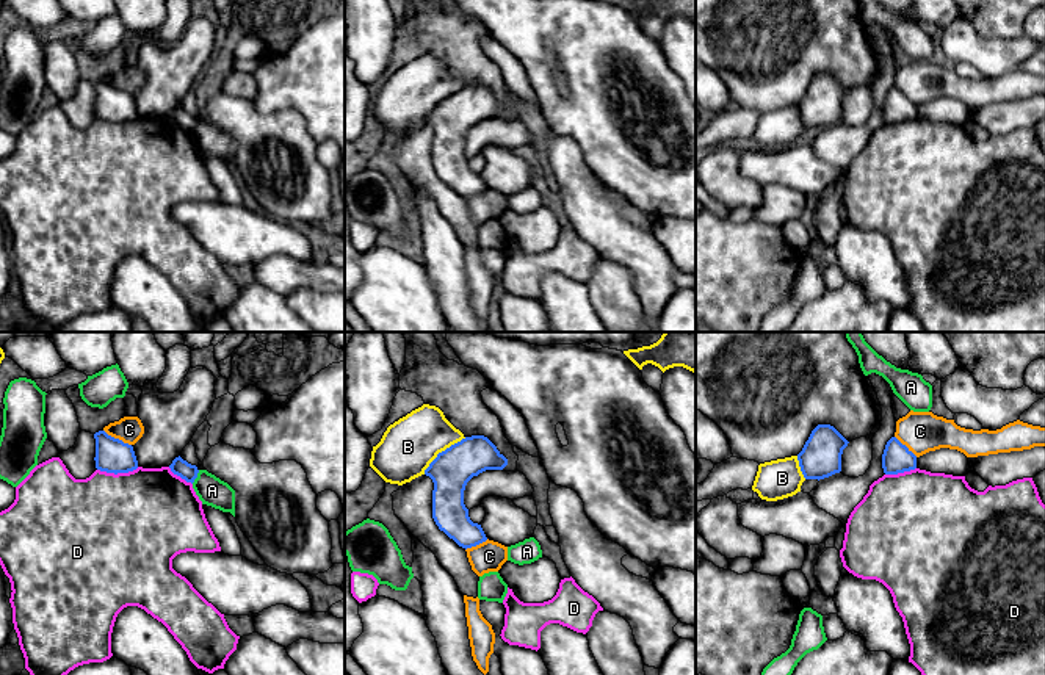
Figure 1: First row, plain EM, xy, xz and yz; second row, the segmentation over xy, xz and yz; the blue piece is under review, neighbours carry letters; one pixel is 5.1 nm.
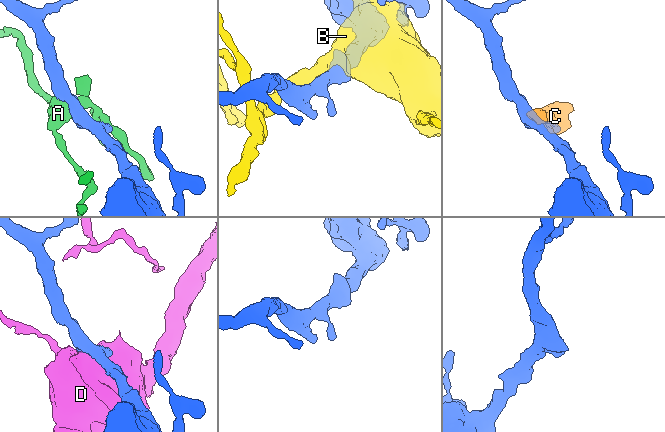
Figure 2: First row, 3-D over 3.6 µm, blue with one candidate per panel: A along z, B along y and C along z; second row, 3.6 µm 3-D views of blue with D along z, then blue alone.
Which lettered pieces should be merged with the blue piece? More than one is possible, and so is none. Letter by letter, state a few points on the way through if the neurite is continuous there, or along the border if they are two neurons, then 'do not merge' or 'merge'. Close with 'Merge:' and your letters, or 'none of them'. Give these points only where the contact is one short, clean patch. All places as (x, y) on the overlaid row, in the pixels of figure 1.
A: border xy (199, 470), (191, 483); do not merge
B: do not merge
C: border xy (104, 429), (130, 445); do not merge
D: do not merge
Merge: none of them

